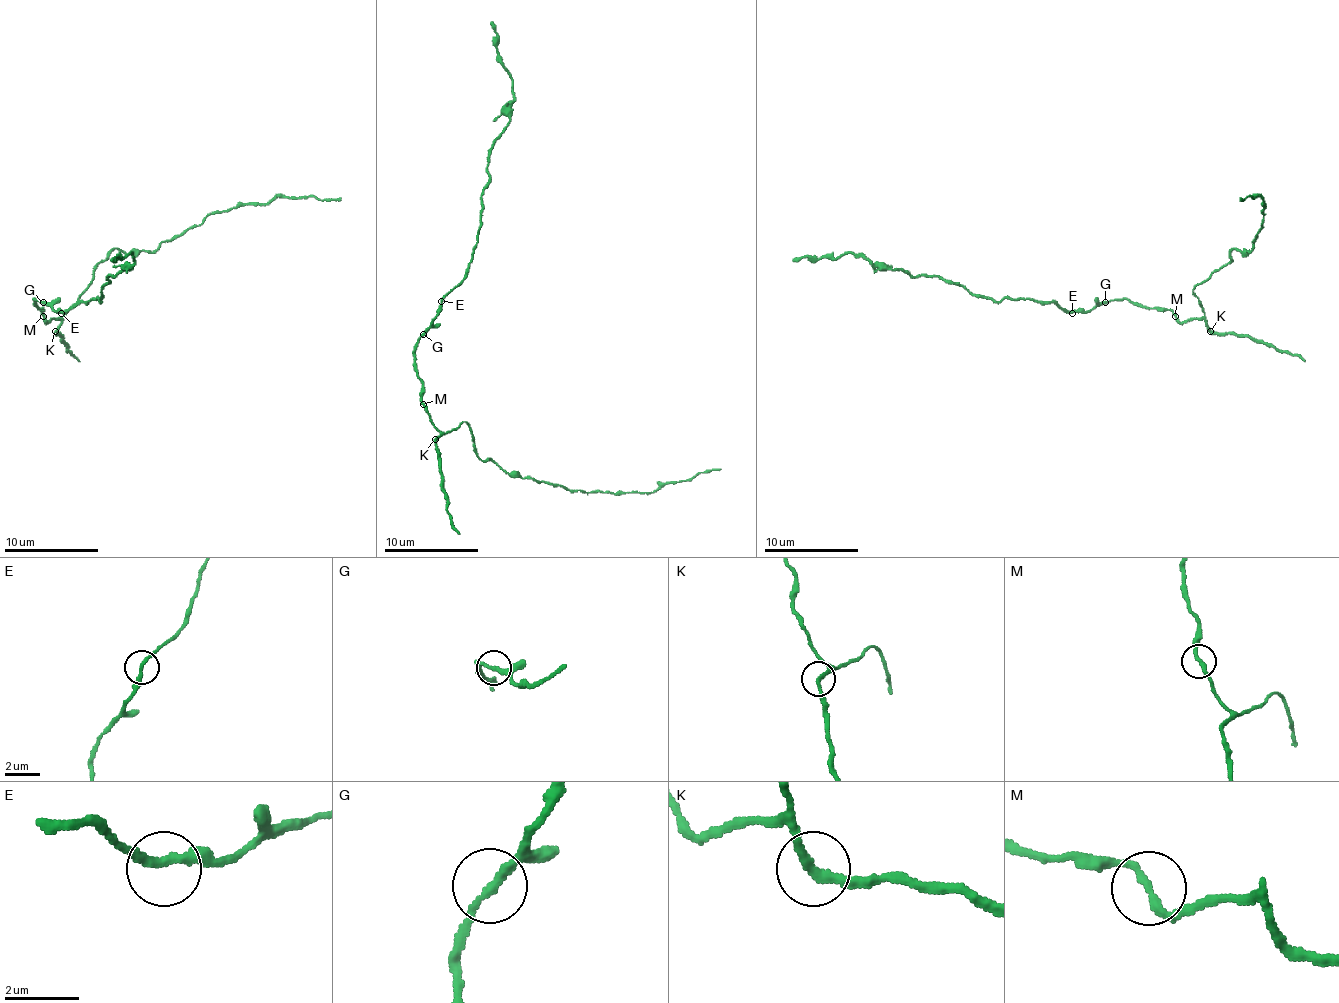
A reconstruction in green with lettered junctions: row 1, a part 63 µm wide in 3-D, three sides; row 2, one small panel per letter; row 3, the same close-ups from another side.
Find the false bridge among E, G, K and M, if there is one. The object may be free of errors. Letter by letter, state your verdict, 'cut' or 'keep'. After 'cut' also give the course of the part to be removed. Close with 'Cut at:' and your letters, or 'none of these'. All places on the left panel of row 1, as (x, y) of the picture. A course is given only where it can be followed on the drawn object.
E: keep
G: keep
K: keep
M: keep
Cut at: none of these

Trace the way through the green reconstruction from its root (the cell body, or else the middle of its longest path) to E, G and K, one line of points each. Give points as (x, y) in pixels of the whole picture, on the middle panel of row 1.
E: (423, 385), (415, 367), (415, 343), (437, 315), (441, 301)
G: (423, 385), (415, 367), (415, 343), (423, 334)
K: (423, 385), (423, 404), (432, 426), (439, 433), (434, 440)

